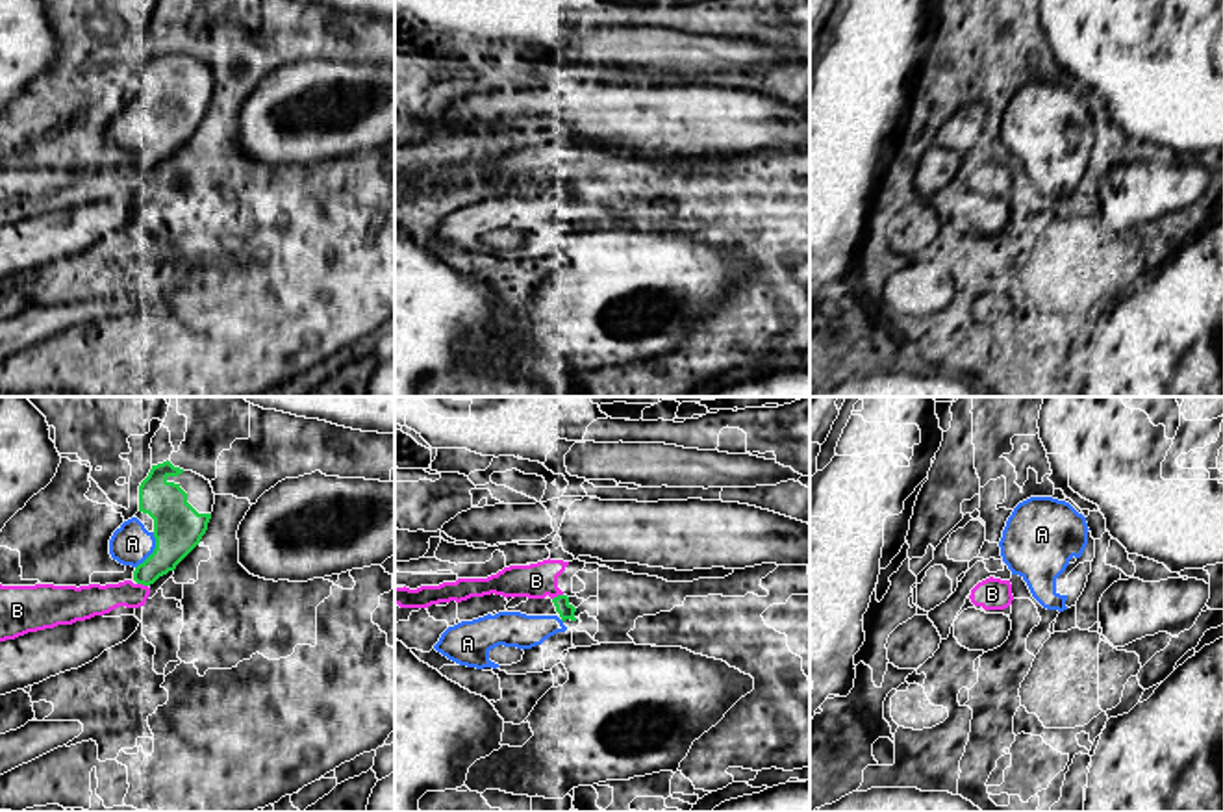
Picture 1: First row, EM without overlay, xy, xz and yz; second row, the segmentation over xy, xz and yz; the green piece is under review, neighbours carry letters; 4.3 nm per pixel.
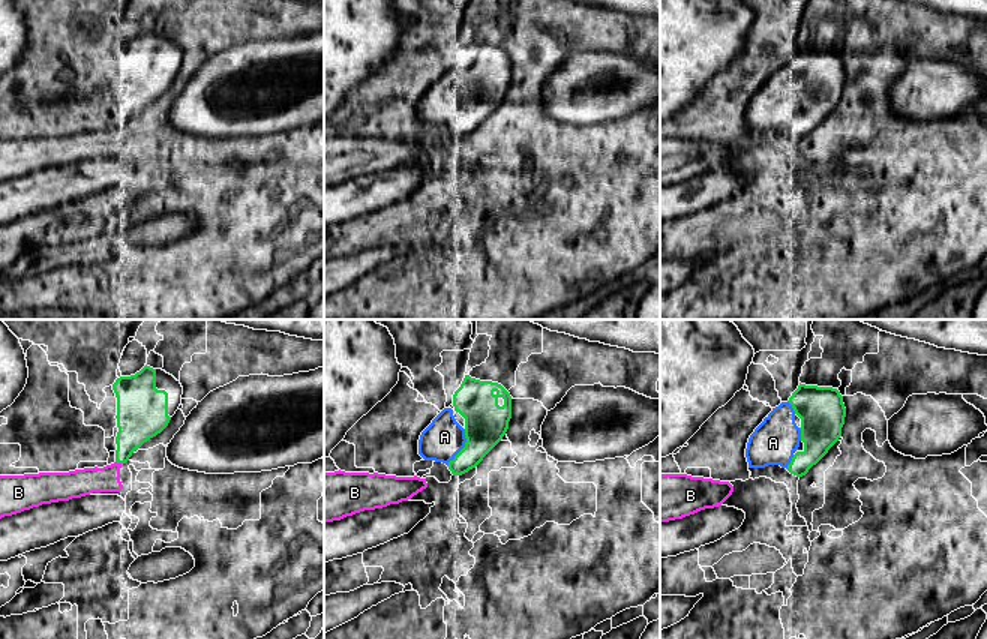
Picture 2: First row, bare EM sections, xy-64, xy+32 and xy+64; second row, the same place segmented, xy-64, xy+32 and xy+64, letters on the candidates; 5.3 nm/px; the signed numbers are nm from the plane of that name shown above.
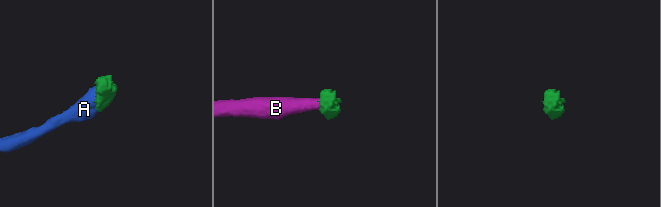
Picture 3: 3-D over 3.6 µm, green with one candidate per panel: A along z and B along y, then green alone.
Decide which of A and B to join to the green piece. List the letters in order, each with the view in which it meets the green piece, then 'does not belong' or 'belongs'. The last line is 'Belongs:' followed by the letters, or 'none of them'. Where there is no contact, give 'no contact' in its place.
A: xy | belongs
B: xy | does not belong
Belongs: A

